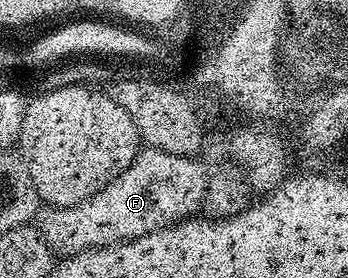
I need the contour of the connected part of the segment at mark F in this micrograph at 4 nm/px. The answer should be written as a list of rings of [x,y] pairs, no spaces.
[[[144,146],[129,169],[125,169],[121,177],[109,181],[105,189],[93,193],[93,197],[68,207],[40,206],[34,226],[59,257],[145,237],[145,233],[179,223],[202,208],[209,171],[199,161],[189,155],[165,153],[156,147]]]

